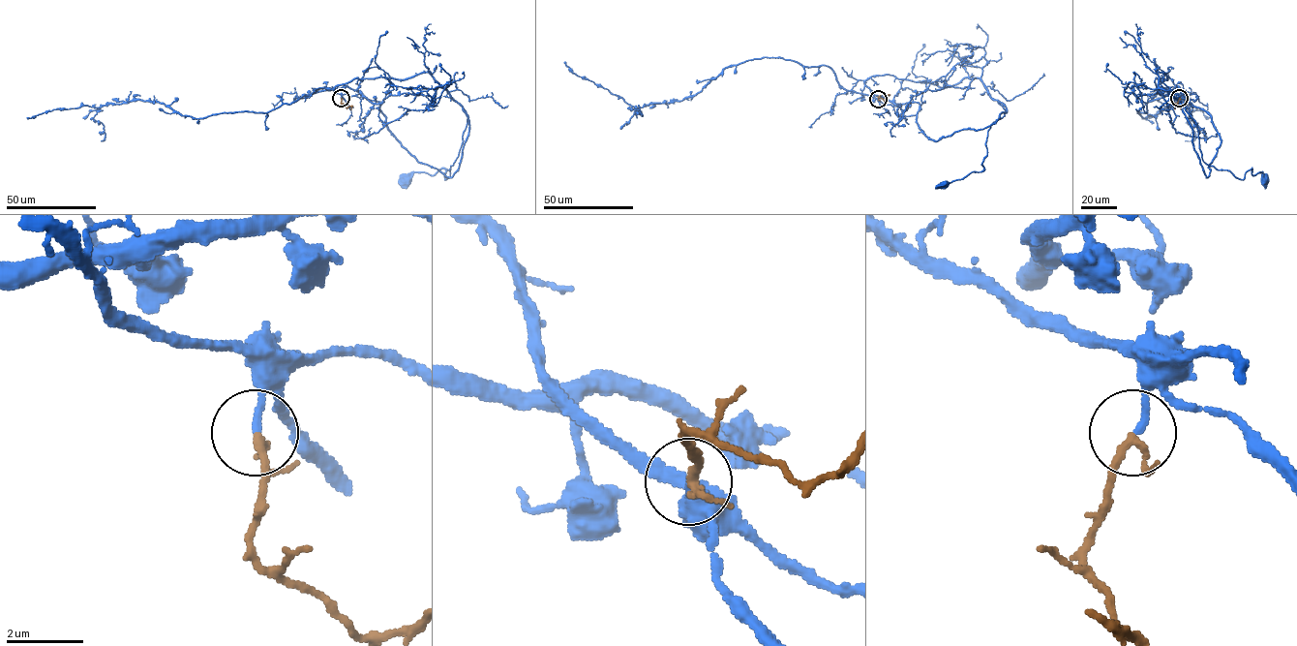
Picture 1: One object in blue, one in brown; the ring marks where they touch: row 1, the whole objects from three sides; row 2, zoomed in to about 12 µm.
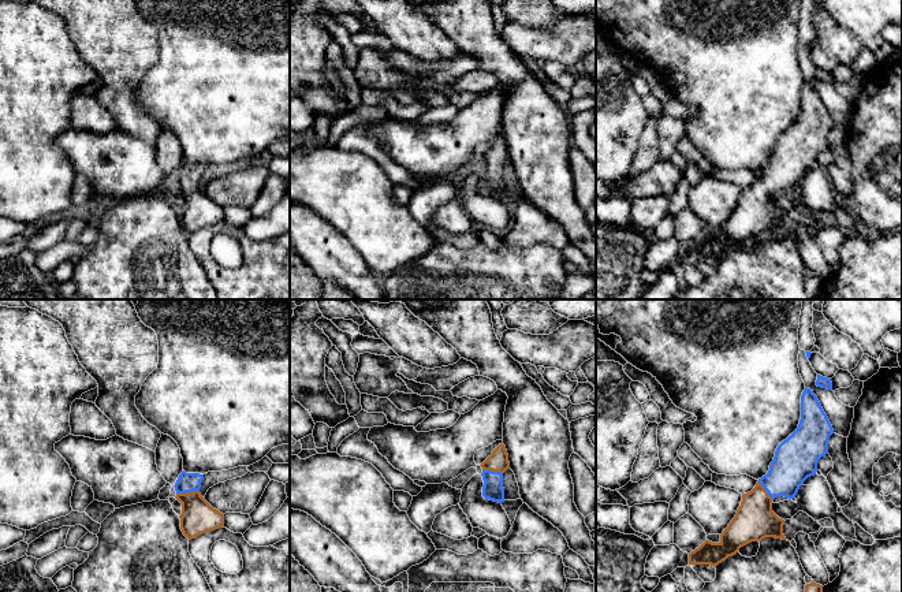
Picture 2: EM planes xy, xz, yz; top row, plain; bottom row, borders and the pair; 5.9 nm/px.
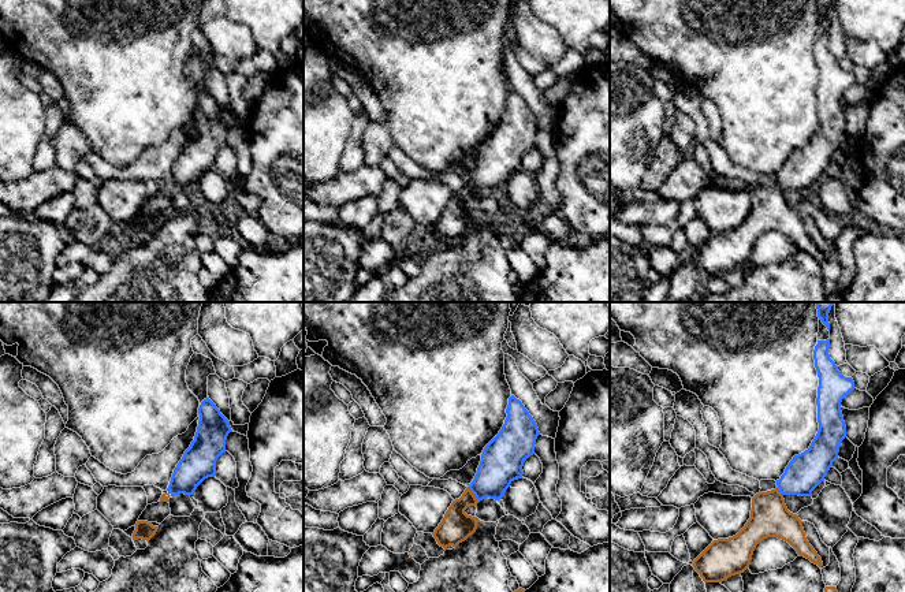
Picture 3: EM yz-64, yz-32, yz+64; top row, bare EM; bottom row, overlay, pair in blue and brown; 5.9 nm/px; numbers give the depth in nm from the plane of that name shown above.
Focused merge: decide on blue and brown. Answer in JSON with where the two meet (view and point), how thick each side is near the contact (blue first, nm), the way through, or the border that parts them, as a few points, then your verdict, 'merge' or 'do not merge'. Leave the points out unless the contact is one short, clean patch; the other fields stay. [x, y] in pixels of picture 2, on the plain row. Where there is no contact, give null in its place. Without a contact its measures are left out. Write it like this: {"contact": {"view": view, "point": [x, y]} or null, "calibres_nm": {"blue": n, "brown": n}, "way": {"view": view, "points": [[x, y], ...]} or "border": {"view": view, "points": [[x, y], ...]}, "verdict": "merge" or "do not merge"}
{"contact": {"view": "xy", "point": [187, 185]}, "calibres_nm": {"blue": 110, "brown": 200}, "way": {"view": "xy", "points": [[186, 175], [187, 185], [197, 211]]}, "verdict": "merge"}

